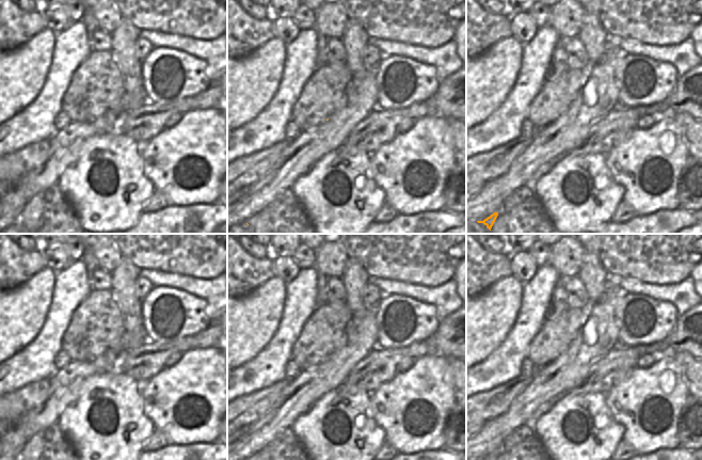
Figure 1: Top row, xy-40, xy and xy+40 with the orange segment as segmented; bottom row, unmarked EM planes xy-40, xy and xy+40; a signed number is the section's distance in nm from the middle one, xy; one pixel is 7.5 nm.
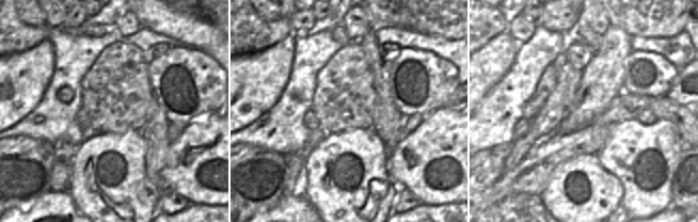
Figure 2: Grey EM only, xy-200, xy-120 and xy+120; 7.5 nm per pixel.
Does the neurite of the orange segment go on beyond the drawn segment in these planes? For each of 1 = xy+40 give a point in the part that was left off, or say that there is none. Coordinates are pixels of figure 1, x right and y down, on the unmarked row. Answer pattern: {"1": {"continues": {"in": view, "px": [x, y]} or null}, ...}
{"1": {"continues": null}}

